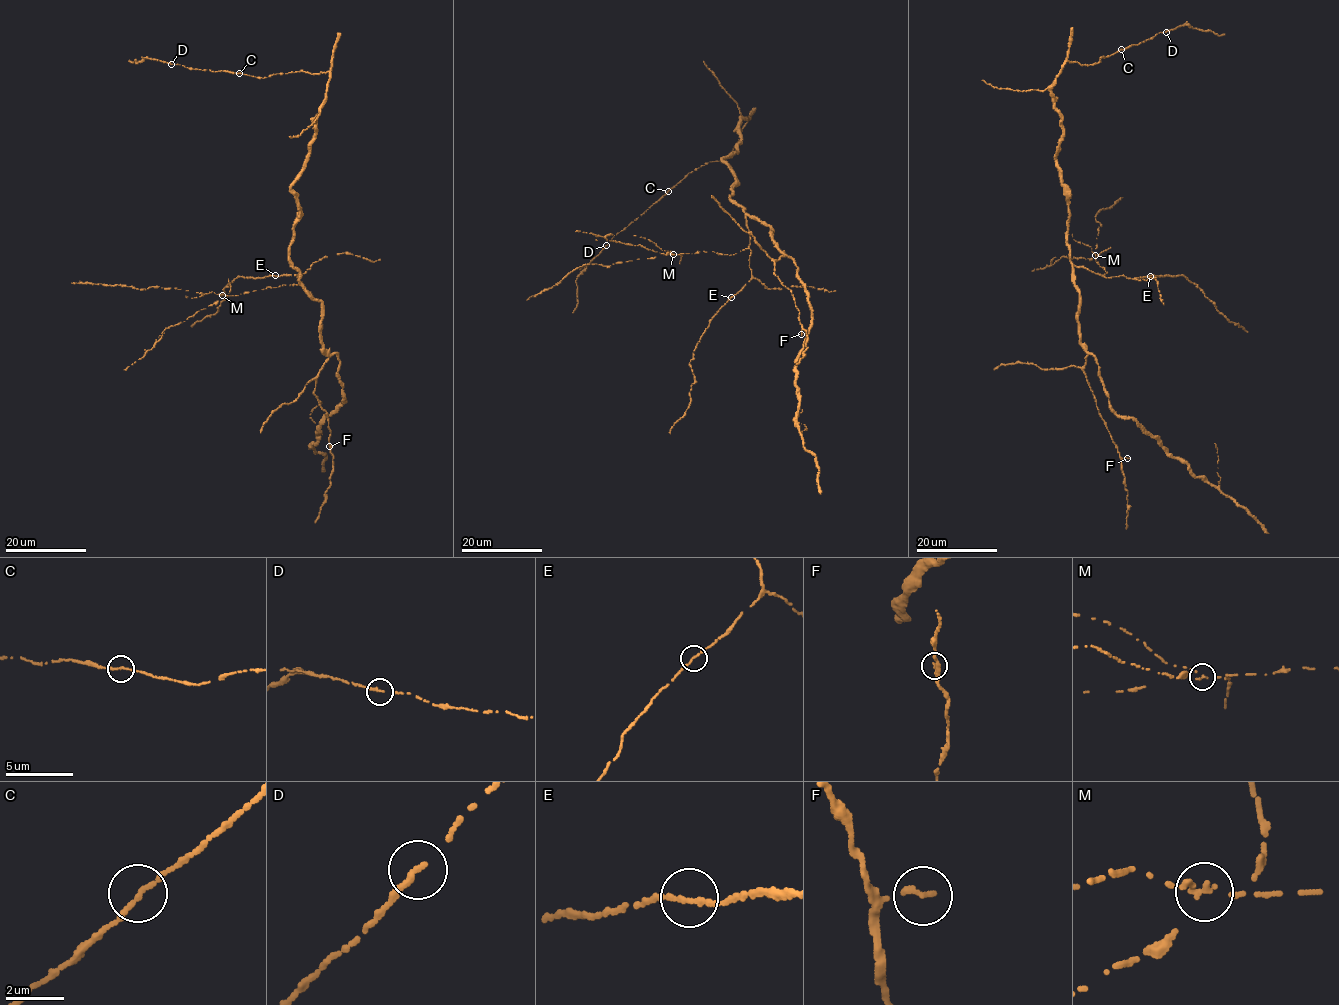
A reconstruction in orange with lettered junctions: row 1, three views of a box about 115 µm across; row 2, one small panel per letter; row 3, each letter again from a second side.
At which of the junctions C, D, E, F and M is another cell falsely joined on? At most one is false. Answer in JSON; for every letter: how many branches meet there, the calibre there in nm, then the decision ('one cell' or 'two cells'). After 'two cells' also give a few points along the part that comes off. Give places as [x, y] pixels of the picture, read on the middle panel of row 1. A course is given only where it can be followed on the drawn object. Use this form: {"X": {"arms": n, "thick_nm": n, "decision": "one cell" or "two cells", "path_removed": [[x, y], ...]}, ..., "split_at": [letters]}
{"C": {"arms": 2, "thick_nm": 190, "decision": "one cell"}, "D": {"arms": 2, "thick_nm": 200, "decision": "one cell"}, "E": {"arms": 2, "thick_nm": 200, "decision": "one cell"}, "F": {"arms": 1, "thick_nm": 220, "decision": "one cell"}, "M": {"arms": 1, "thick_nm": 240, "decision": "two cells", "path_removed": [[673, 254], [575, 231]]}, "split_at": ["M"]}

